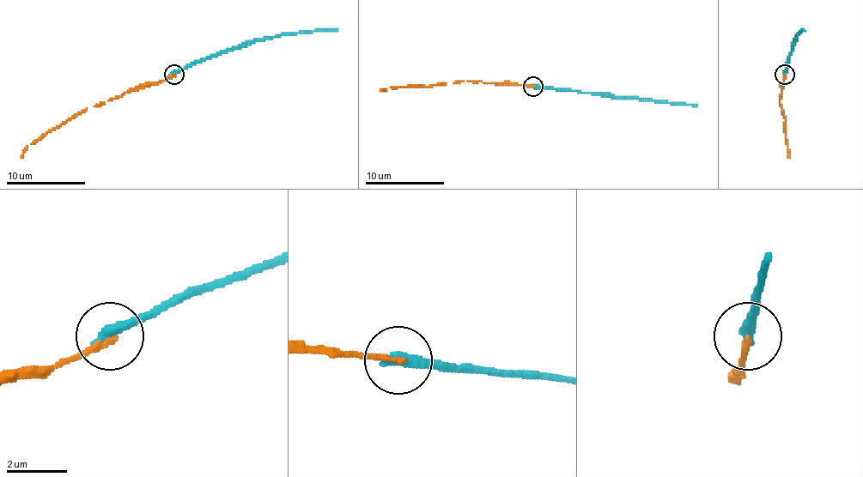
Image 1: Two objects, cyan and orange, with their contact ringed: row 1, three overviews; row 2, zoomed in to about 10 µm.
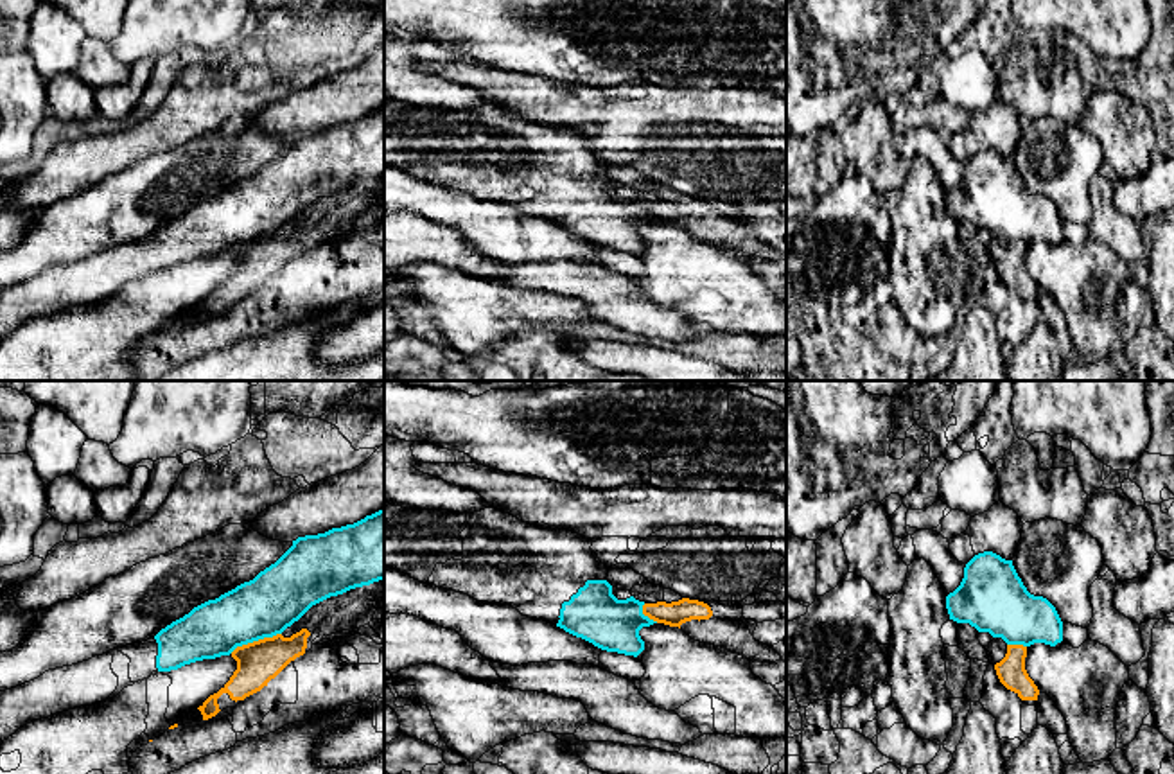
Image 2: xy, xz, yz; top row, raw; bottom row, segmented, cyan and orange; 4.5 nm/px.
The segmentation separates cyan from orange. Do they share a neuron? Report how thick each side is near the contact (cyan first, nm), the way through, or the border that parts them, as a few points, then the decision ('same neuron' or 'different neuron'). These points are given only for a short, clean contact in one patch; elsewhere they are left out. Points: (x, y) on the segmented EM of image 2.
280/190 nm | along xy (280, 633), (237, 645), (230, 652) | different neuron

